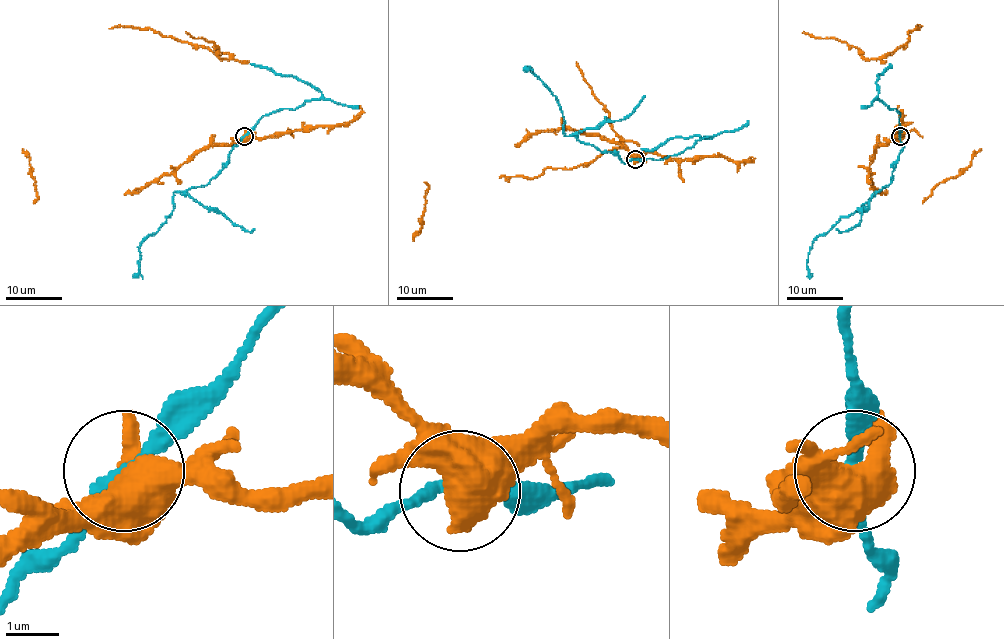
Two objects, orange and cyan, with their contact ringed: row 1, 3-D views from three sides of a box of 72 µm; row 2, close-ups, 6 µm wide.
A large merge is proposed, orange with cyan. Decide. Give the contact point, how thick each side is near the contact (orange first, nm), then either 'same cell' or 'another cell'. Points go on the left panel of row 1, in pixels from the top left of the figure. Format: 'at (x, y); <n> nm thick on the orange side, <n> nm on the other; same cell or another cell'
at (244, 136); 700 nm thick on the orange side, 200 nm on the other; same cell

